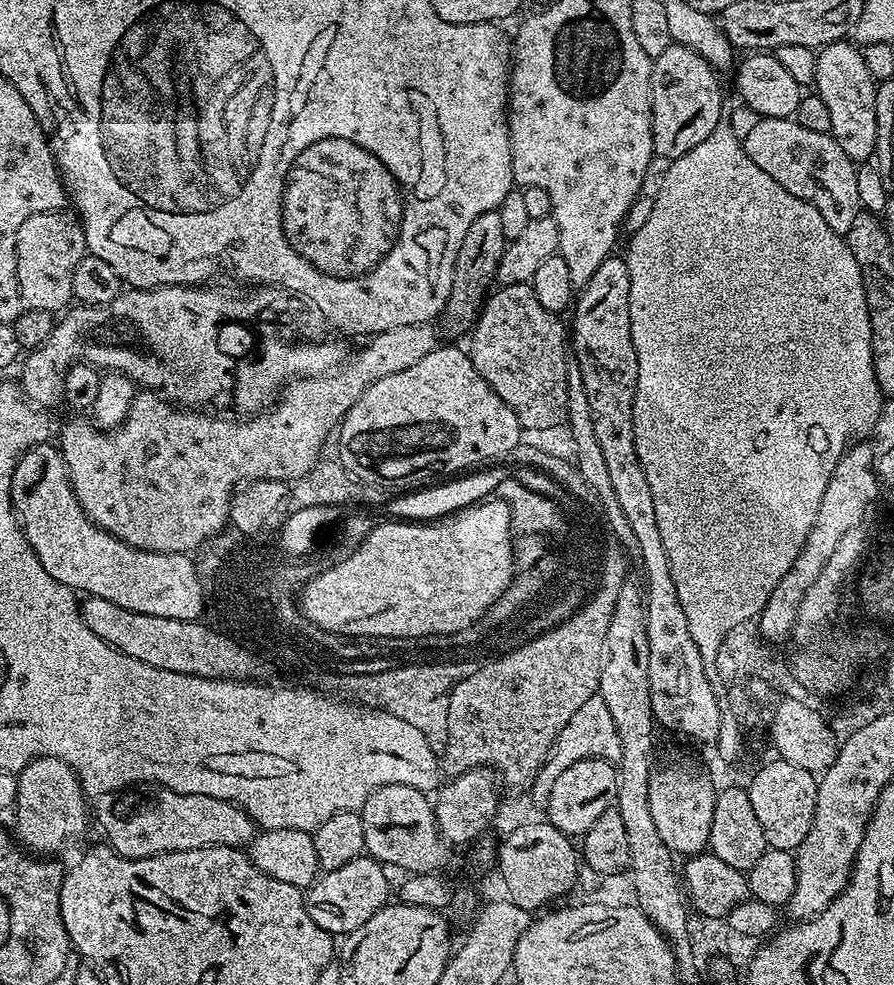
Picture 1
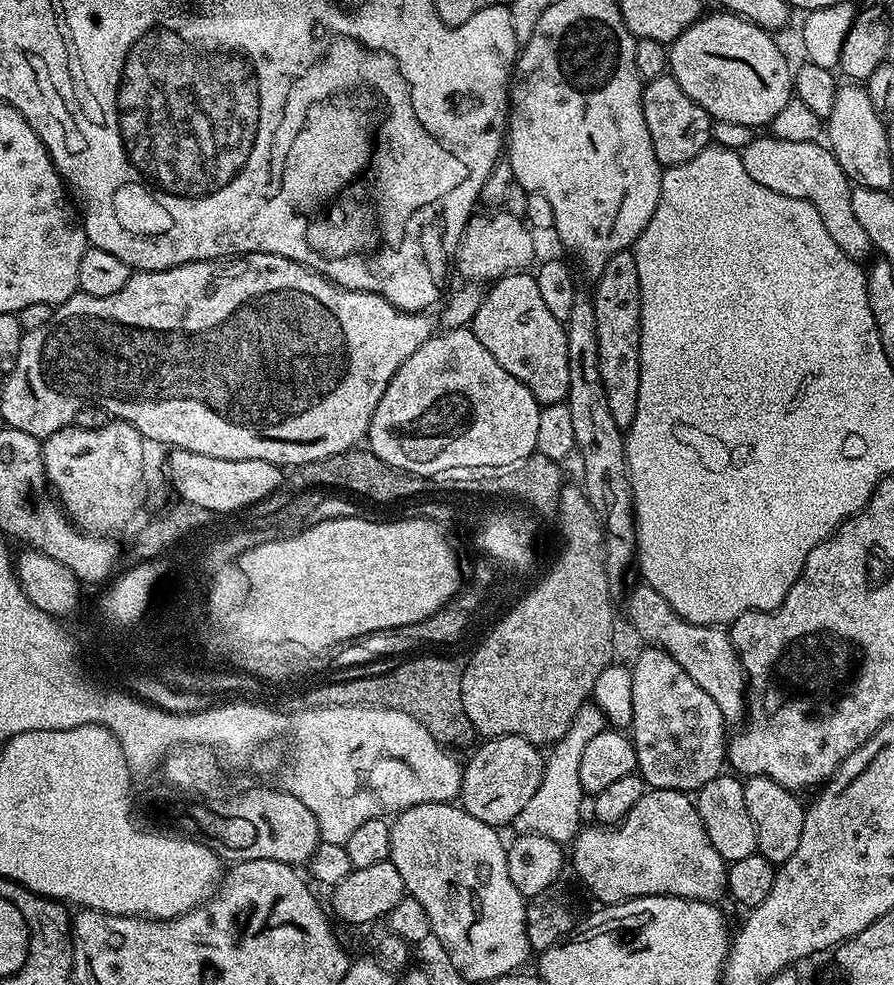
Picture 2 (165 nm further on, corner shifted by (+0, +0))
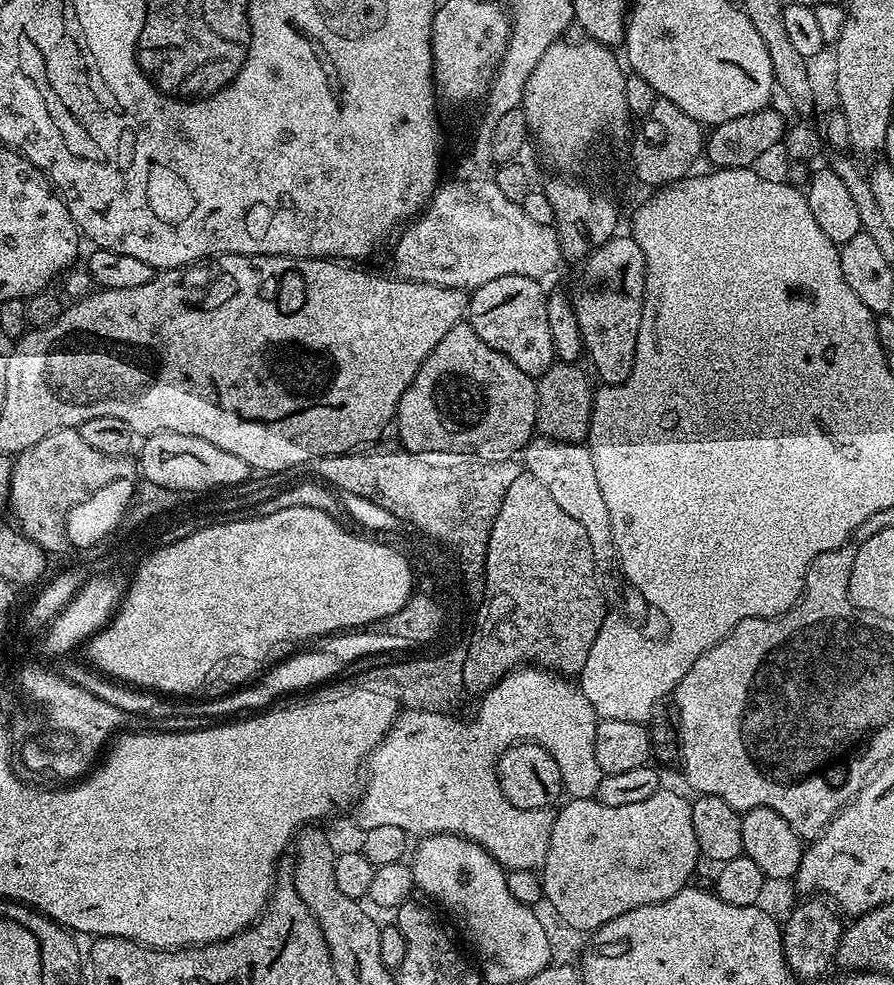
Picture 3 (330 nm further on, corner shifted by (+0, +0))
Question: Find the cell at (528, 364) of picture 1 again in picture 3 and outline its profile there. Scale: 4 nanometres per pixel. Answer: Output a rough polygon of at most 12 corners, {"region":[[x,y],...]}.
{"region":[[494,278],[466,323],[527,376],[556,360],[546,288]]}

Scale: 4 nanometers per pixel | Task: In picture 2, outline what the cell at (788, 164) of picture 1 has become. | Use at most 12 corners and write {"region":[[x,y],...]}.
{"region":[[765,134],[742,149],[766,190],[814,205],[838,250],[873,255],[831,147]]}

